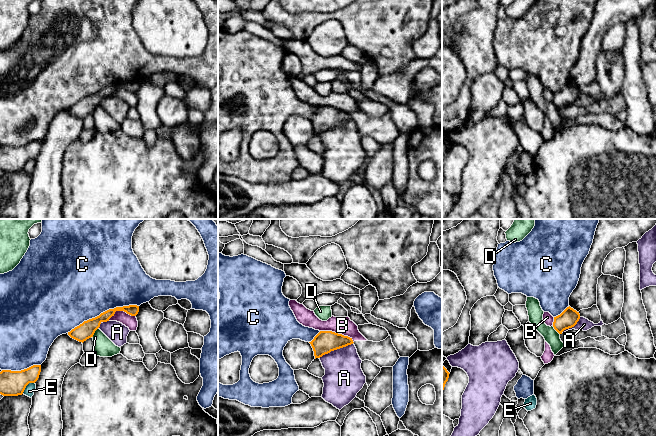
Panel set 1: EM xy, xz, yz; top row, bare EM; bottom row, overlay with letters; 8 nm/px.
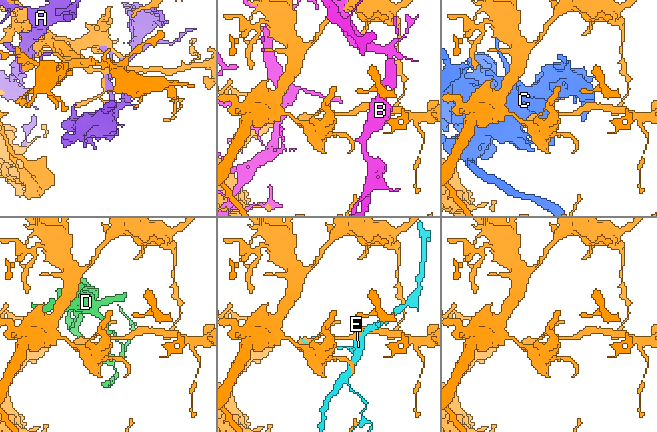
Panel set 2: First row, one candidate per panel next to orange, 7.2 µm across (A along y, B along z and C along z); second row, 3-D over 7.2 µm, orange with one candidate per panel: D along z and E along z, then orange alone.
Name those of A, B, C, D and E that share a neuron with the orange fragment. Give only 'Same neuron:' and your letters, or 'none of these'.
Same neuron: none of these

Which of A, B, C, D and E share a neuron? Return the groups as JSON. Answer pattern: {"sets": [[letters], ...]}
{"sets": [["A"], ["B"], ["C"], ["D"], ["E"]]}

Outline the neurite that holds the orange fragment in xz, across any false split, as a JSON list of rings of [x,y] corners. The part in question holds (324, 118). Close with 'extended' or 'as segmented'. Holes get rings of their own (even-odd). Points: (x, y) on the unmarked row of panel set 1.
[[[320,107],[314,115],[309,118],[313,124],[314,132],[320,134],[331,127],[353,120],[352,114],[332,107]]]; as segmented

